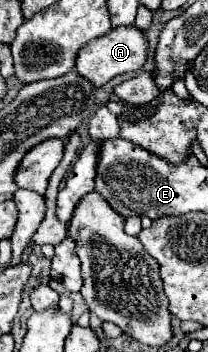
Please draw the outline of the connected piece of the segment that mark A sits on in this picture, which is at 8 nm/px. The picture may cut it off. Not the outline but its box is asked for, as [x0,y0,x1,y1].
[76,25,148,87]

